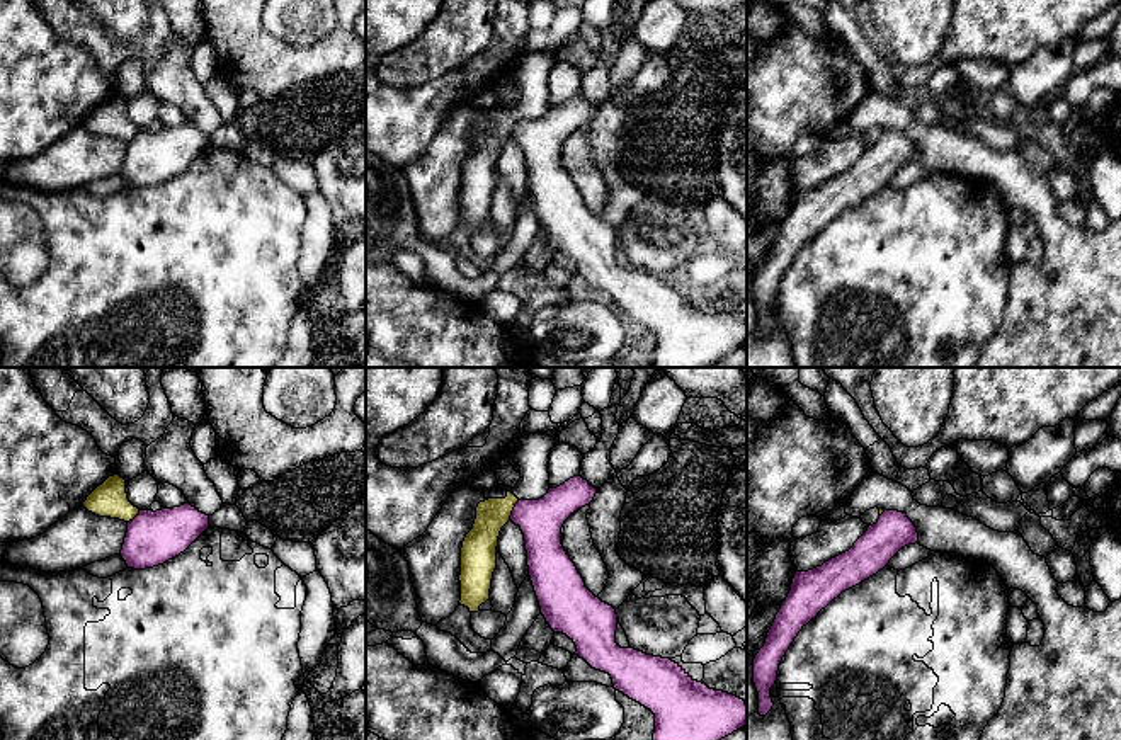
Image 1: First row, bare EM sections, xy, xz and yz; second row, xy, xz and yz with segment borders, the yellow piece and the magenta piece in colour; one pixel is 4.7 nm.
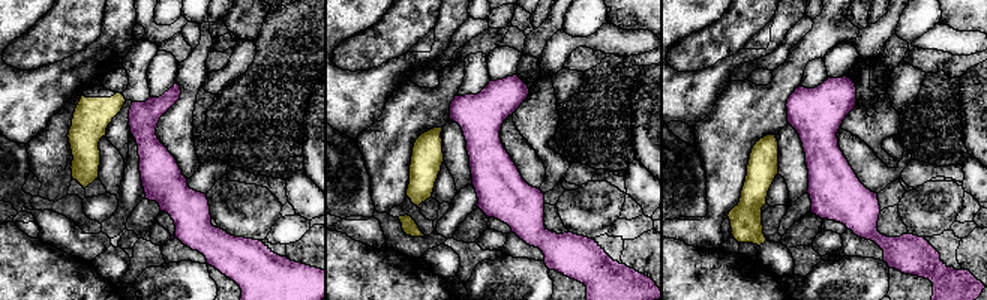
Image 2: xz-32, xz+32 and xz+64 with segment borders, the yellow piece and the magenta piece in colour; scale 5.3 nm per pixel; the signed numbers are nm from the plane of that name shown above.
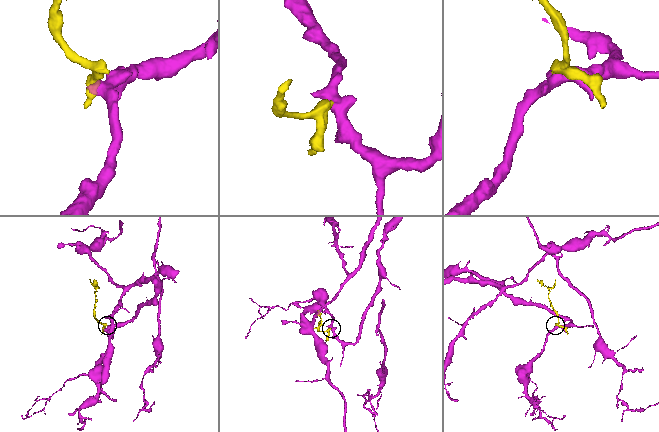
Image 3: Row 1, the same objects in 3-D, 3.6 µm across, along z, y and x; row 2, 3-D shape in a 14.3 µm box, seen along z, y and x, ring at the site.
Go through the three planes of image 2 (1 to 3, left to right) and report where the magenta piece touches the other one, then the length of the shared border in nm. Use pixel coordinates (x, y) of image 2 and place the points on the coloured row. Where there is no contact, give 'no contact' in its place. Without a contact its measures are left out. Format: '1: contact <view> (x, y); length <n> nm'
1: no contact
2: no contact
3: no contact

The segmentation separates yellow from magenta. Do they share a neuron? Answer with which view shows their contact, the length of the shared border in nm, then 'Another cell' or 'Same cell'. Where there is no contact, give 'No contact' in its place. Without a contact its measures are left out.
Touches yellow in xz. Shared border 110 nm. Another cell

